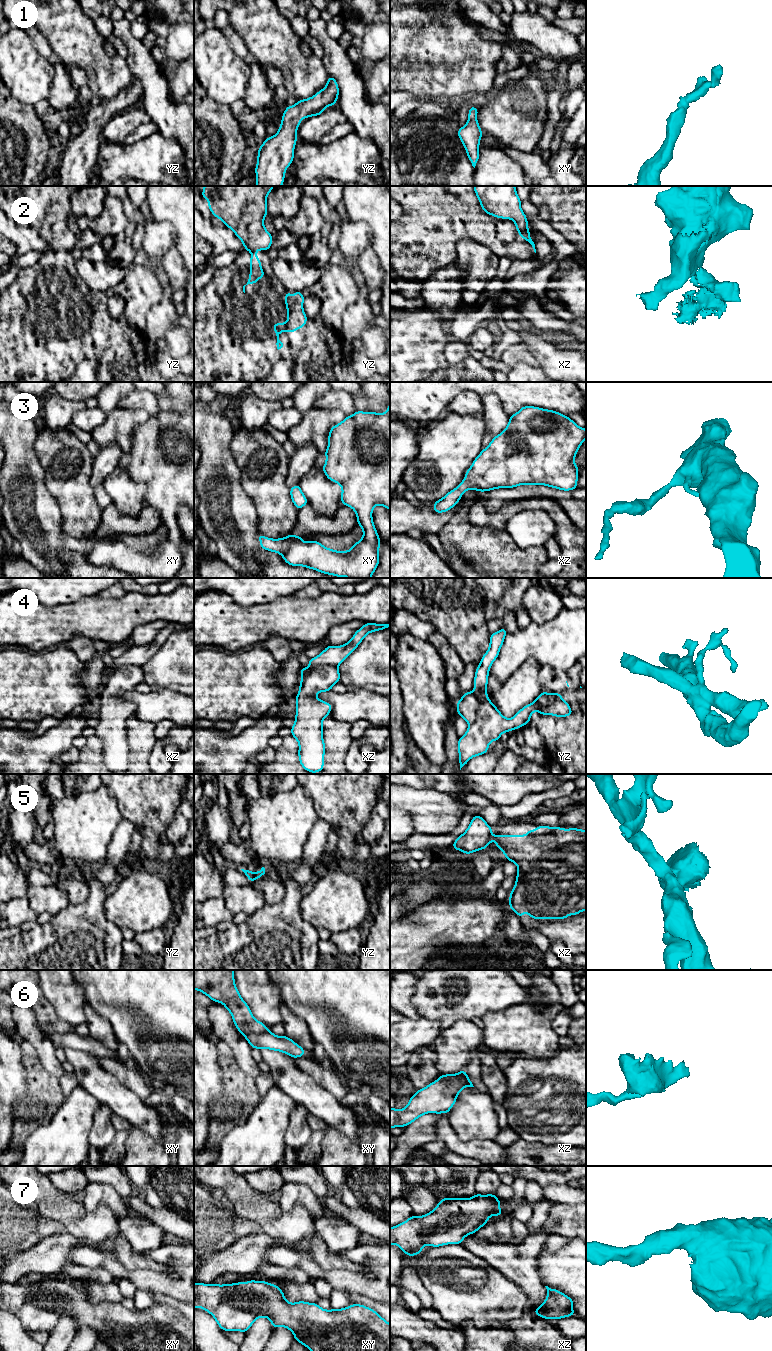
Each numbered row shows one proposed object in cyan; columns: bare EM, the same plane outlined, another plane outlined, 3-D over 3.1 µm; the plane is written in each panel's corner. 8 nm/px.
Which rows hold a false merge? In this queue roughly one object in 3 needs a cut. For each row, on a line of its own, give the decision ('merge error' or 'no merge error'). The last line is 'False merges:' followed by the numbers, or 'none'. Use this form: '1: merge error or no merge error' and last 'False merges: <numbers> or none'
1: no merge error
2: merge error
3: no merge error
4: merge error
5: merge error
6: merge error
7: no merge error
False merges: 2, 4, 5, 6

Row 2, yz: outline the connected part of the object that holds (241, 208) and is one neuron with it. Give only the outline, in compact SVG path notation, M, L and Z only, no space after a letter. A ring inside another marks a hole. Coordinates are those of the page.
M204 186L202 198L208 199L213 217L219 218L226 227L233 230L242 241L245 250L267 251L272 246L273 237L264 226L267 216L267 196L274 186Z

